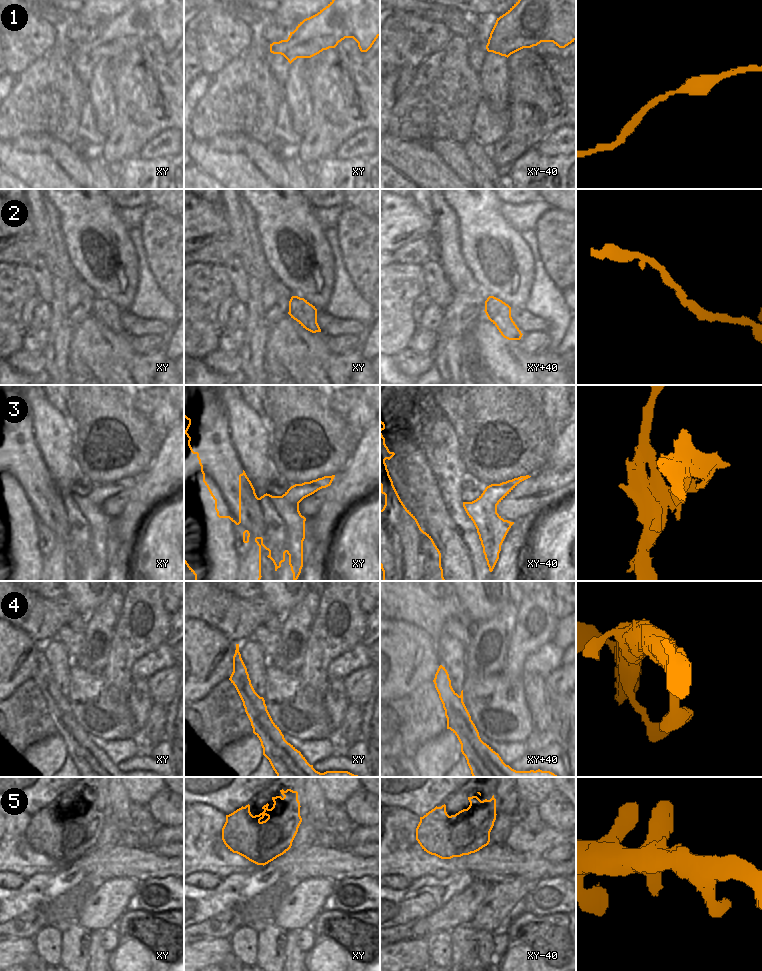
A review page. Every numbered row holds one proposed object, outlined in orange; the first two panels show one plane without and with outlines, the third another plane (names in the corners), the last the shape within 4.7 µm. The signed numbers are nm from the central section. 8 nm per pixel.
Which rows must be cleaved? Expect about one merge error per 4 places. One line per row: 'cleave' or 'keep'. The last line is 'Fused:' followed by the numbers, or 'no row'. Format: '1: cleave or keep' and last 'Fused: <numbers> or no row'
1: keep
2: keep
3: keep
4: keep
5: keep
Fused: no row

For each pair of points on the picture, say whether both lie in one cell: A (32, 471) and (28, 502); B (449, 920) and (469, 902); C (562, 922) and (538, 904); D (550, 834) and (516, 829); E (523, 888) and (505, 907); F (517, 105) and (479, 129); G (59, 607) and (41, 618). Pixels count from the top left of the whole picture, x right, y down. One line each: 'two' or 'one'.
A: one
B: one
C: two
D: one
E: one
F: two
G: one

